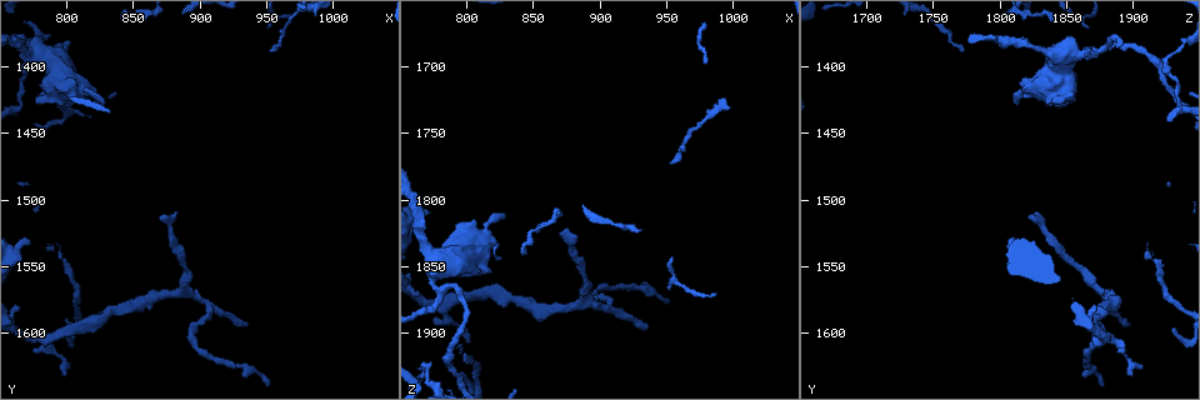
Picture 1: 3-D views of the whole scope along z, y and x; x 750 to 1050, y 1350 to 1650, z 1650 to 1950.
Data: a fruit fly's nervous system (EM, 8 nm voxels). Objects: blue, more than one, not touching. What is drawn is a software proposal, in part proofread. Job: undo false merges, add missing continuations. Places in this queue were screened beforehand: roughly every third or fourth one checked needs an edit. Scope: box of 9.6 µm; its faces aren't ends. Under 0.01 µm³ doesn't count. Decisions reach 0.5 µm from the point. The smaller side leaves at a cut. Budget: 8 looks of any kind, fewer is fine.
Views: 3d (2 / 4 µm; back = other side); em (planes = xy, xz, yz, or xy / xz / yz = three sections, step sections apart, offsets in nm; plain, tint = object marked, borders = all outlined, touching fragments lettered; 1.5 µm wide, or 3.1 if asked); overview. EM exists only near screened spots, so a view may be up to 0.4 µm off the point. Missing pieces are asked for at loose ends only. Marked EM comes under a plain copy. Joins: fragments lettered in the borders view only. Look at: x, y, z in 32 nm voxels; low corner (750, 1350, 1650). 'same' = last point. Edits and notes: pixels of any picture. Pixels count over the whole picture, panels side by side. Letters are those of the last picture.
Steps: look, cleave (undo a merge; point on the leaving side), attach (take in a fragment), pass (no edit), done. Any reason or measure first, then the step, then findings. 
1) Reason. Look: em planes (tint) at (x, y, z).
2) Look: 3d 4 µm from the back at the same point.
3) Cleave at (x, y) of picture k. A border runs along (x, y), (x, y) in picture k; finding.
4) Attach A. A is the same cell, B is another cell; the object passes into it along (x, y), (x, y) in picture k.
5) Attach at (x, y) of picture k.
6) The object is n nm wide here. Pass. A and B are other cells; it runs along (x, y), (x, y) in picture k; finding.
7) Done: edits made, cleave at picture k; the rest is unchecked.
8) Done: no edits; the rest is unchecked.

Thin arm on a thick one. Look: em xy step 8 (tint) at (786, 1392, 1858).

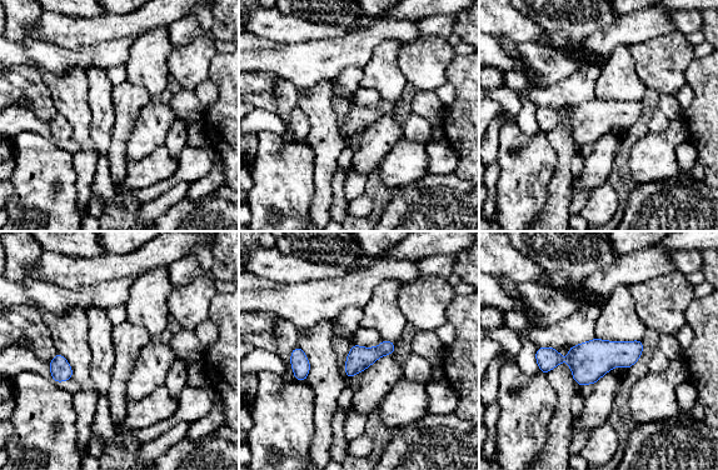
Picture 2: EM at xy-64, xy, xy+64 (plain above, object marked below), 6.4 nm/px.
Another direction. Look: em planes (borders) at the same point.

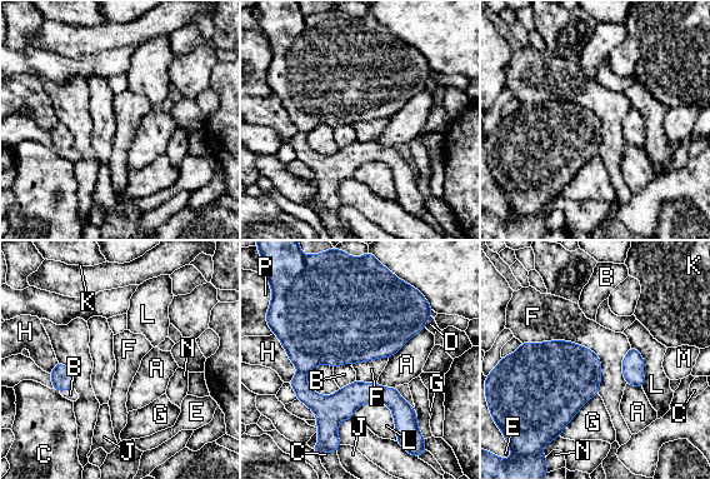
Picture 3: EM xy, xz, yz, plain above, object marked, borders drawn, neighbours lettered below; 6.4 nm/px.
Pass. A, B, C, D, E, F, G, H, J, K, L, M, N and P are other cells; a border runs along (523, 342), (590, 349), (599, 393) in picture 3; one cell here.

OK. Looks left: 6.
An open end. Look: em planes (borders) at (936, 1592, 1896).

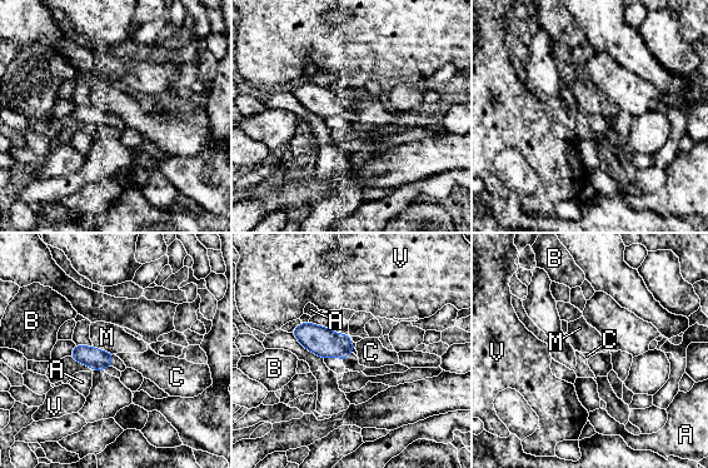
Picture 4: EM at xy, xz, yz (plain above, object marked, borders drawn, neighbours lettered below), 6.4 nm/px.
Pass. A, B, C, M and V are other cells; a border runs along (94, 345), (111, 354) in picture 4; no lettered fragment goes on from it.

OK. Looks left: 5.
Free end. Look: 3d 2 µm at (956, 1390, 1772).

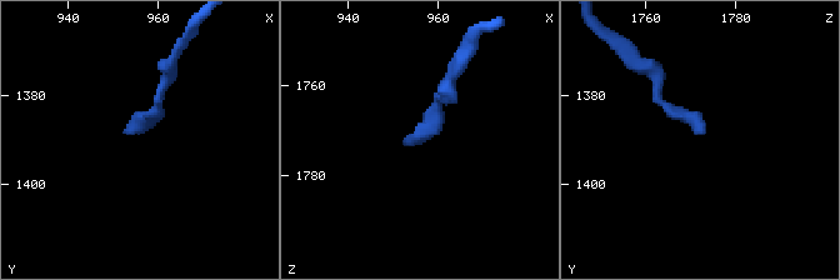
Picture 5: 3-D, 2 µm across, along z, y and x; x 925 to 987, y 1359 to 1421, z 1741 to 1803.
Look: em xy step 8 (borders) at (953, 1389, 1772).

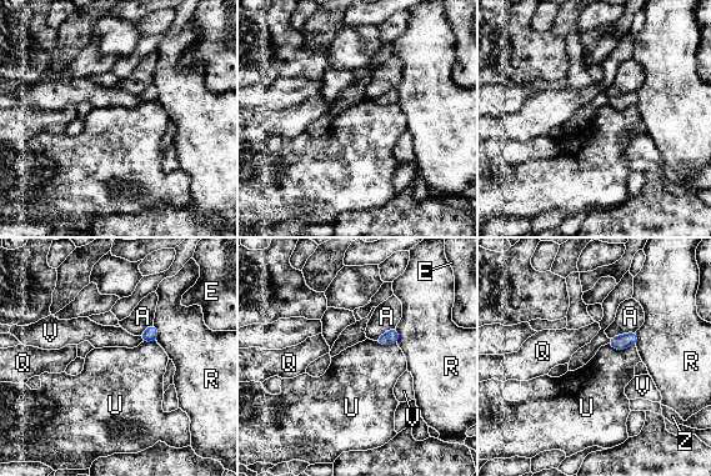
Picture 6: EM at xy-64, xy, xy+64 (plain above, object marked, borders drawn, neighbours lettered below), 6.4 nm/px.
Look: em planes (borders) at the same point.

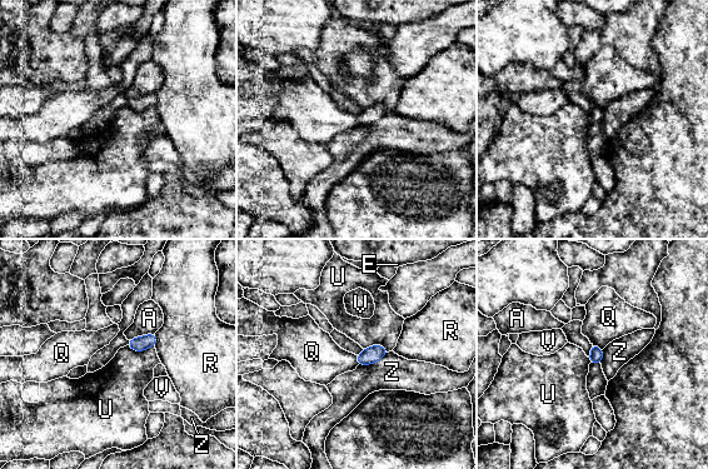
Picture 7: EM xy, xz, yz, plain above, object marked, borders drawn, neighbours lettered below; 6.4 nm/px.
The longest contact is with Z, 220 nm. Pass. A, E, Q, R, U, V and Z are other cells; a border runs along (389, 352), (373, 363), (358, 365) in picture 7; no lettered fragment goes on from it.

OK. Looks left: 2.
Done: no edits; the rest is unchecked.

